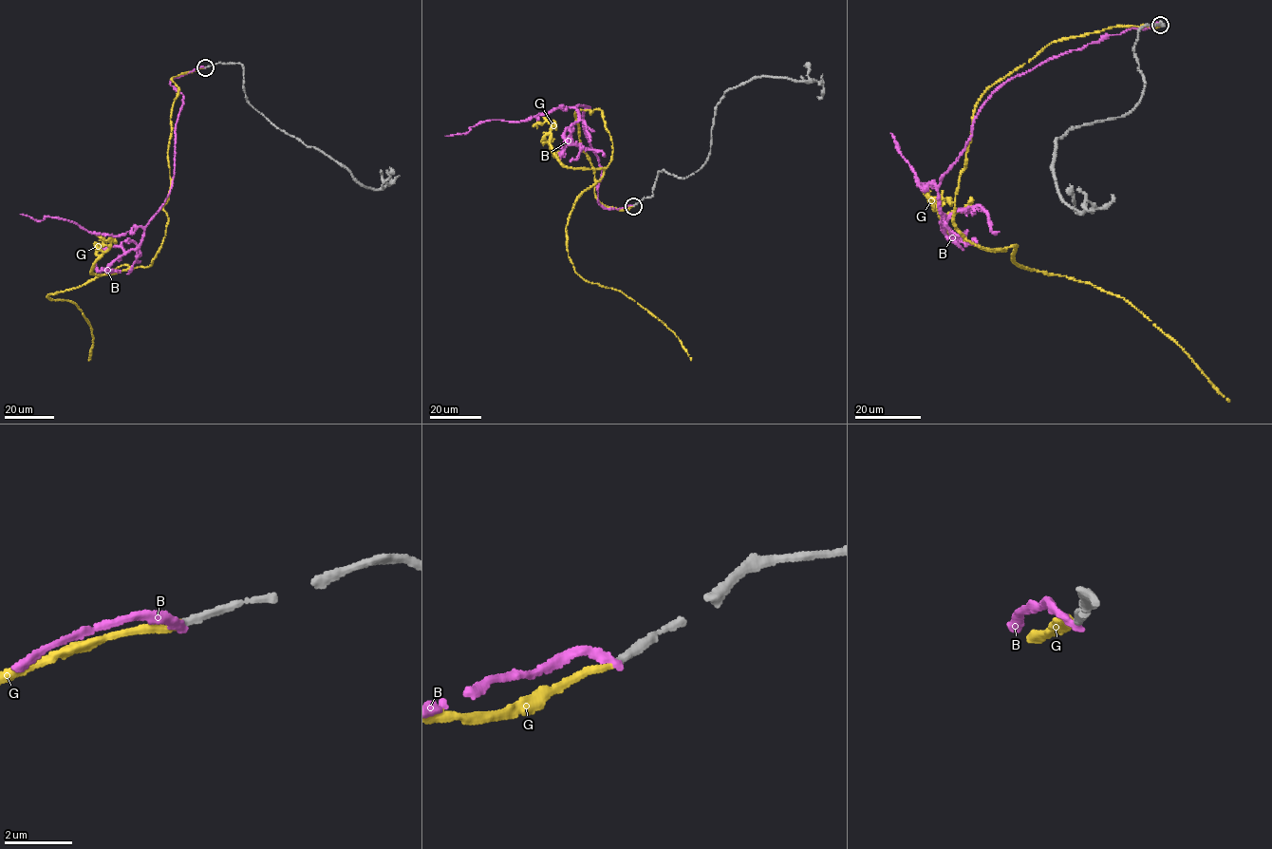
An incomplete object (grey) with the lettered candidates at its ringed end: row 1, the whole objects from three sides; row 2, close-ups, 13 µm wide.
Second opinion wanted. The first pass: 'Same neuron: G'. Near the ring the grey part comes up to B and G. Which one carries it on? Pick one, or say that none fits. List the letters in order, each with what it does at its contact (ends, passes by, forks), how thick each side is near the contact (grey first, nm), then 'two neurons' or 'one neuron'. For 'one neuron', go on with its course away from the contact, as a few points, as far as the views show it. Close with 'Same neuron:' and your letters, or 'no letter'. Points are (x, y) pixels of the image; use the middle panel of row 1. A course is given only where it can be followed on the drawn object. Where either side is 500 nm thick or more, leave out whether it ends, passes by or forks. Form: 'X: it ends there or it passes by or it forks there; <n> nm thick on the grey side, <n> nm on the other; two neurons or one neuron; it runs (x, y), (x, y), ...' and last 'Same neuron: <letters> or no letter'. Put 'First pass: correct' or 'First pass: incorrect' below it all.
B: it ends there; 220 nm thick on the grey side, 200 nm on the other; two neurons
G: it ends there; 200 nm thick on the grey side, 200 nm on the other; one neuron; it runs (633, 206), (597, 198), (577, 110), (602, 110), (612, 148), (569, 216), (575, 272), (655, 316), (690, 360)
Same neuron: G
First pass: correct

